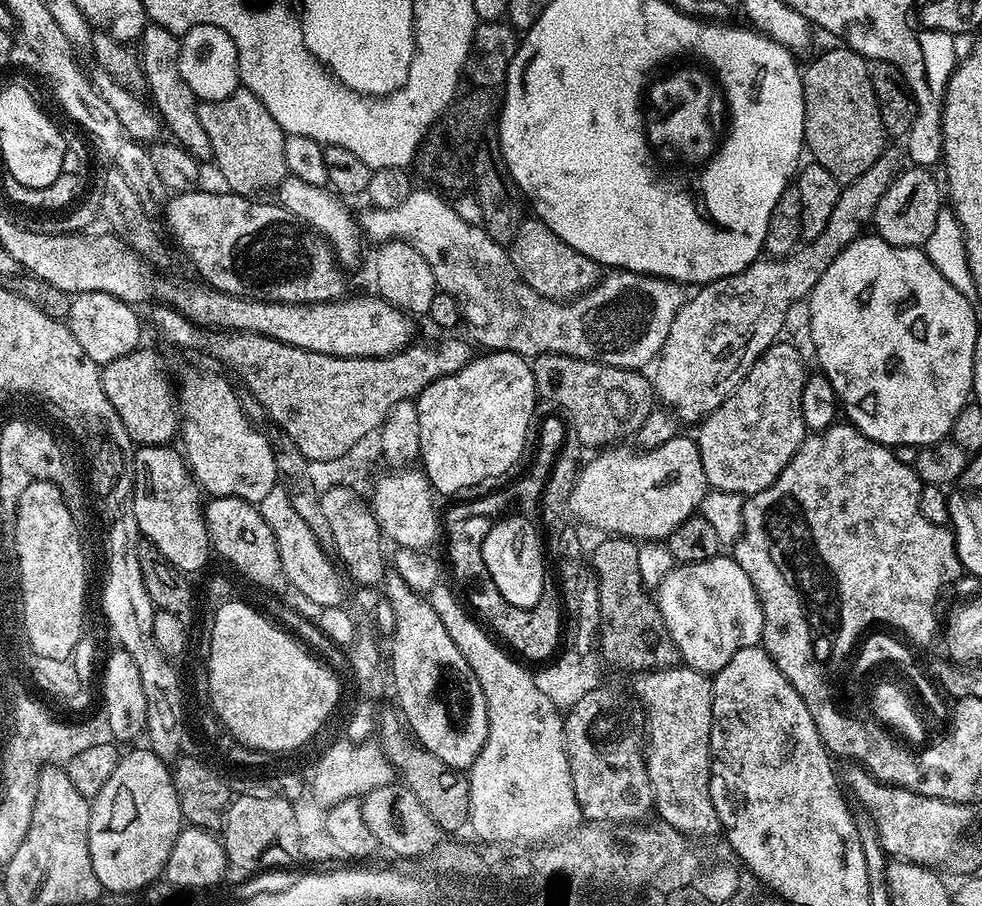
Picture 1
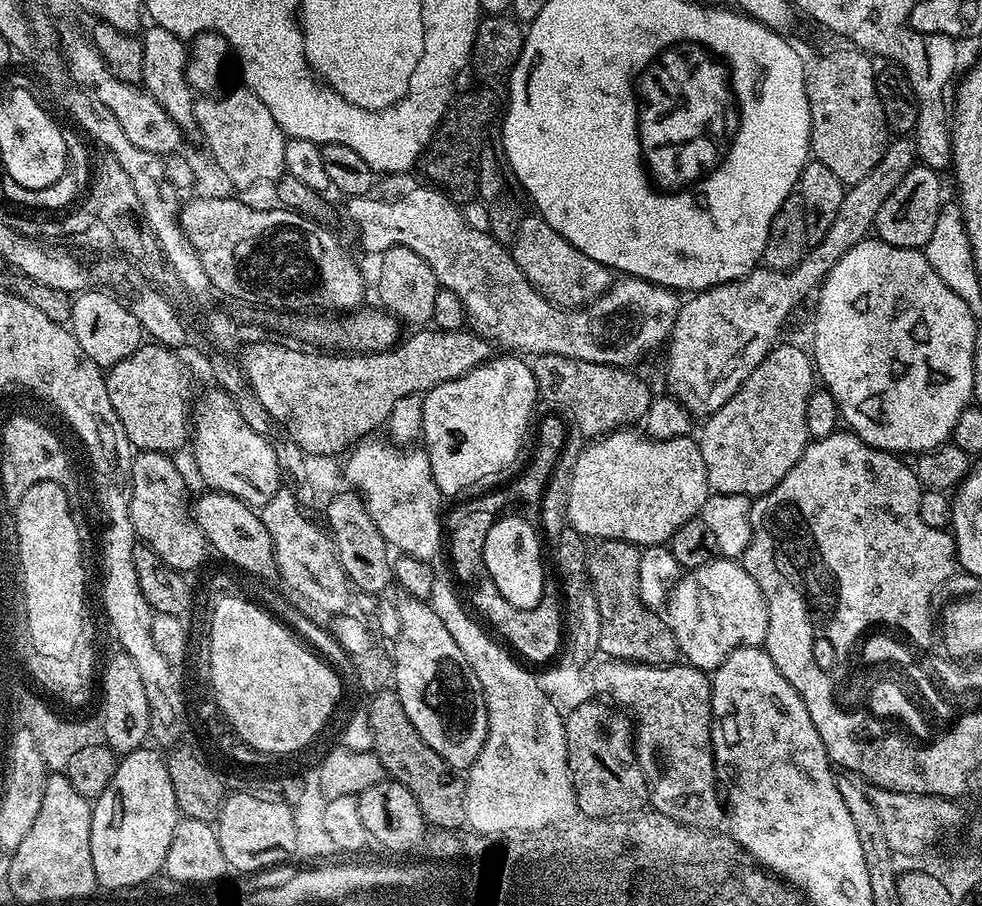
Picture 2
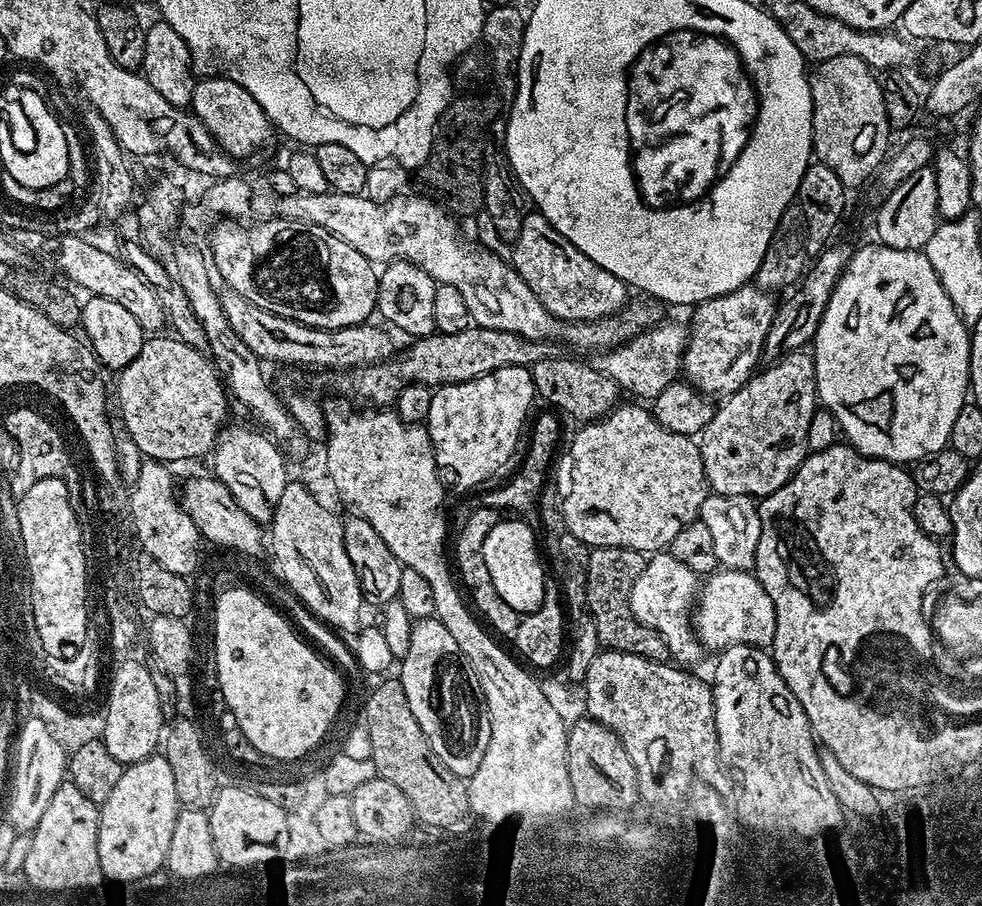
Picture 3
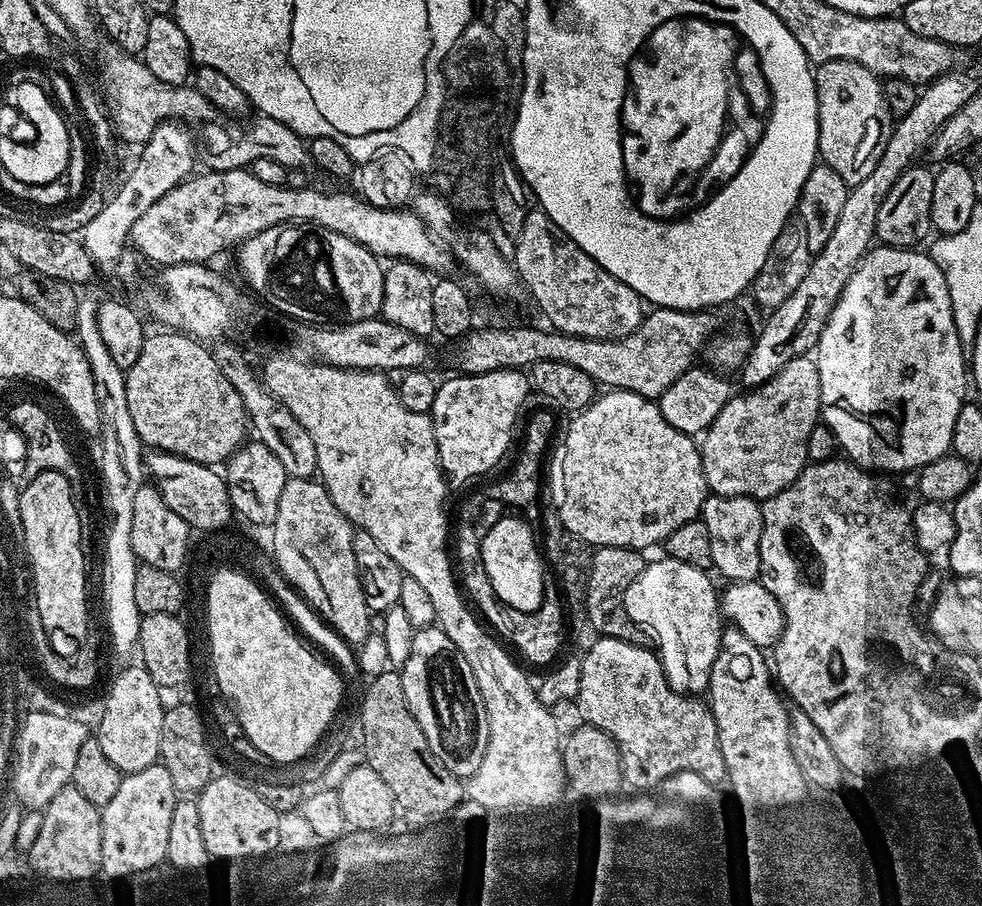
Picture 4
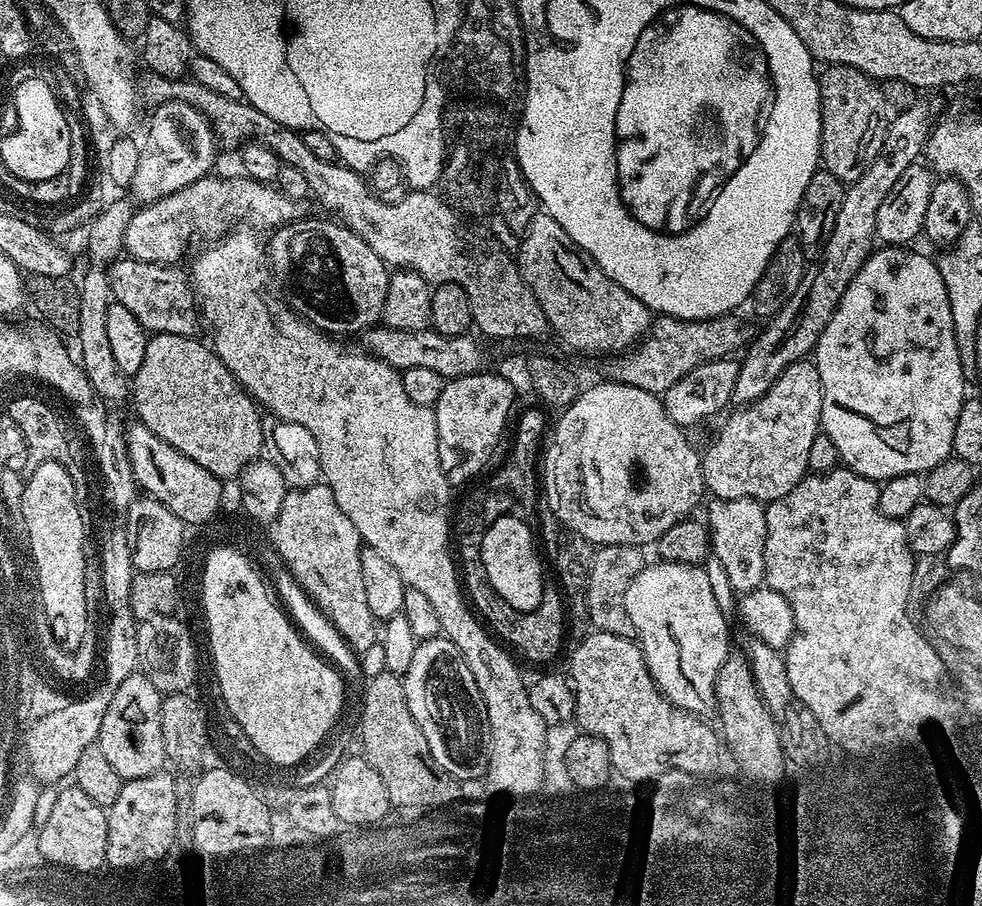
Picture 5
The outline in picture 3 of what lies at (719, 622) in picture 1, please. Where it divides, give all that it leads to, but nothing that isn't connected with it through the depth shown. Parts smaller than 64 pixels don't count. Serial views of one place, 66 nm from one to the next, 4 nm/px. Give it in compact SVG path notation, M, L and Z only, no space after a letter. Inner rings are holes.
M725 568L711 573L699 585L698 595L694 601L695 608L696 612L691 613L691 618L696 636L705 649L723 650L729 648L731 644L751 644L757 648L767 649L771 645L776 625L774 602L770 602L770 594L766 594L766 590L762 590L762 586L751 571L739 572Z

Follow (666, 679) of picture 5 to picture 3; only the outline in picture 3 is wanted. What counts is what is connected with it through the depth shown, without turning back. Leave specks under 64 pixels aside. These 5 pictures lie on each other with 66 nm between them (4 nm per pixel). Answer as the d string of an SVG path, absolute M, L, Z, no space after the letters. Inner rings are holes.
M667 550L649 555L644 561L642 574L633 580L628 605L636 613L636 620L642 626L653 628L664 639L668 655L677 665L692 666L702 653L702 645L696 636L691 615L686 611L672 612L693 603L698 595L698 577L690 566L682 566Z

